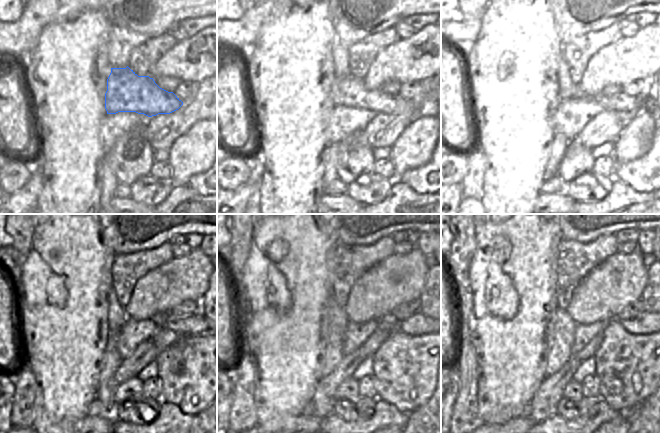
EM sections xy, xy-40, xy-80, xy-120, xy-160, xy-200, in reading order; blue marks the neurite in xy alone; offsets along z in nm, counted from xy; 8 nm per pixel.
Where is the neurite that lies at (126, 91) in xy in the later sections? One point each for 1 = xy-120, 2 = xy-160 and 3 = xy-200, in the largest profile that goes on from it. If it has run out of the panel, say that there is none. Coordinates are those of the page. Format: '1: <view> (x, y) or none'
1: xy-120 (196, 324)
2: xy-160 (419, 324)
3: xy-200 (644, 323)

